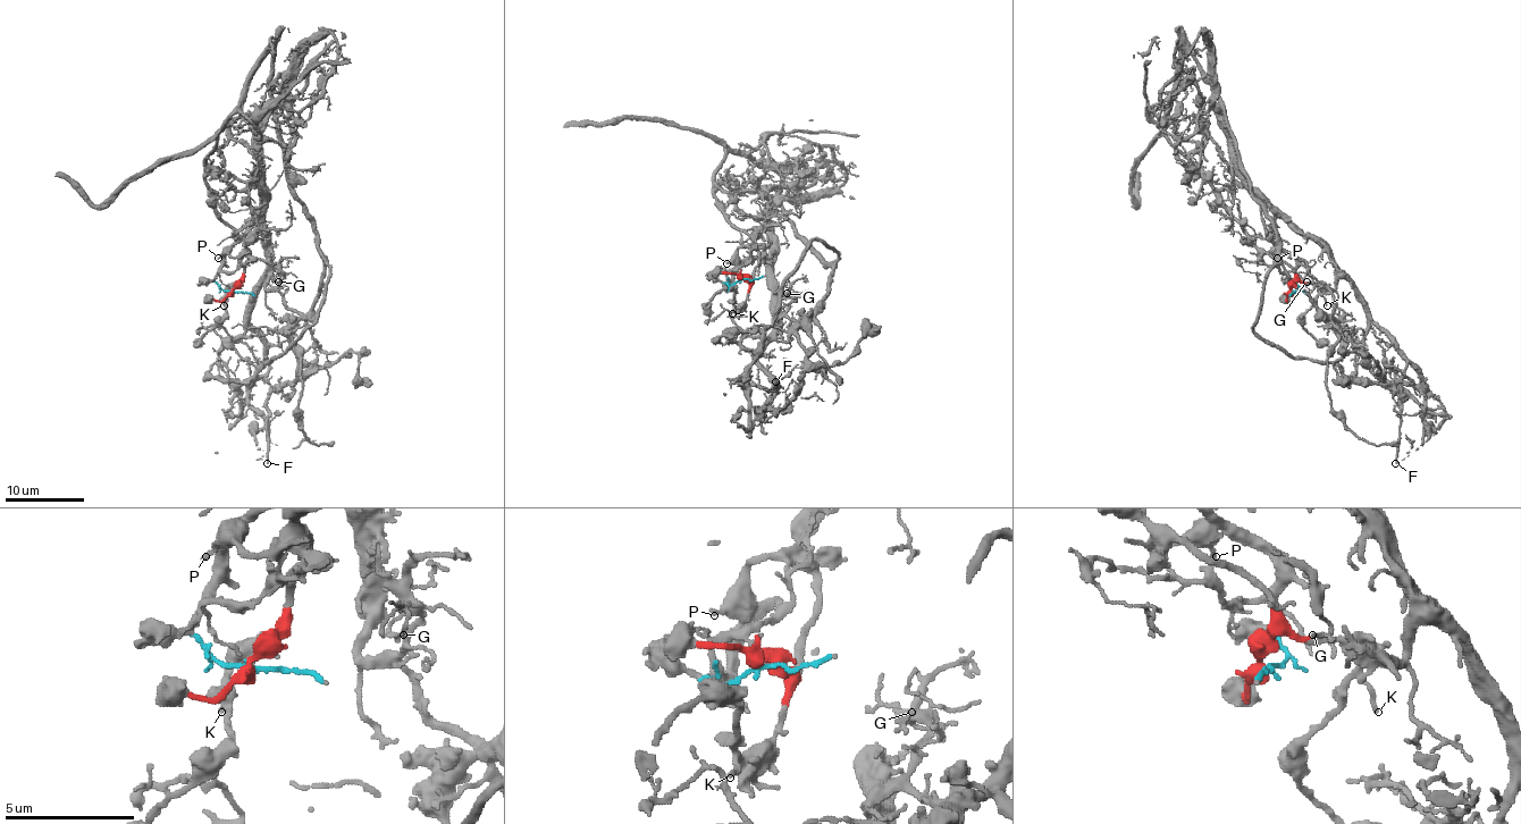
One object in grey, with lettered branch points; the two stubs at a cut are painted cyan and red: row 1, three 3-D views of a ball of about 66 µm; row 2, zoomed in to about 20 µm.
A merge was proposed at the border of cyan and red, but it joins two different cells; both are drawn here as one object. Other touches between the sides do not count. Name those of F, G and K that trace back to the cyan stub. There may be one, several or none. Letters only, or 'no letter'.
F, G

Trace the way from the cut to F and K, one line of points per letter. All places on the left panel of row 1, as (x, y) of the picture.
F: (232, 292), (213, 276), (258, 217), (266, 274), (251, 297), (250, 326), (267, 363), (267, 463)
K: (232, 292), (242, 282), (226, 294), (224, 305)

